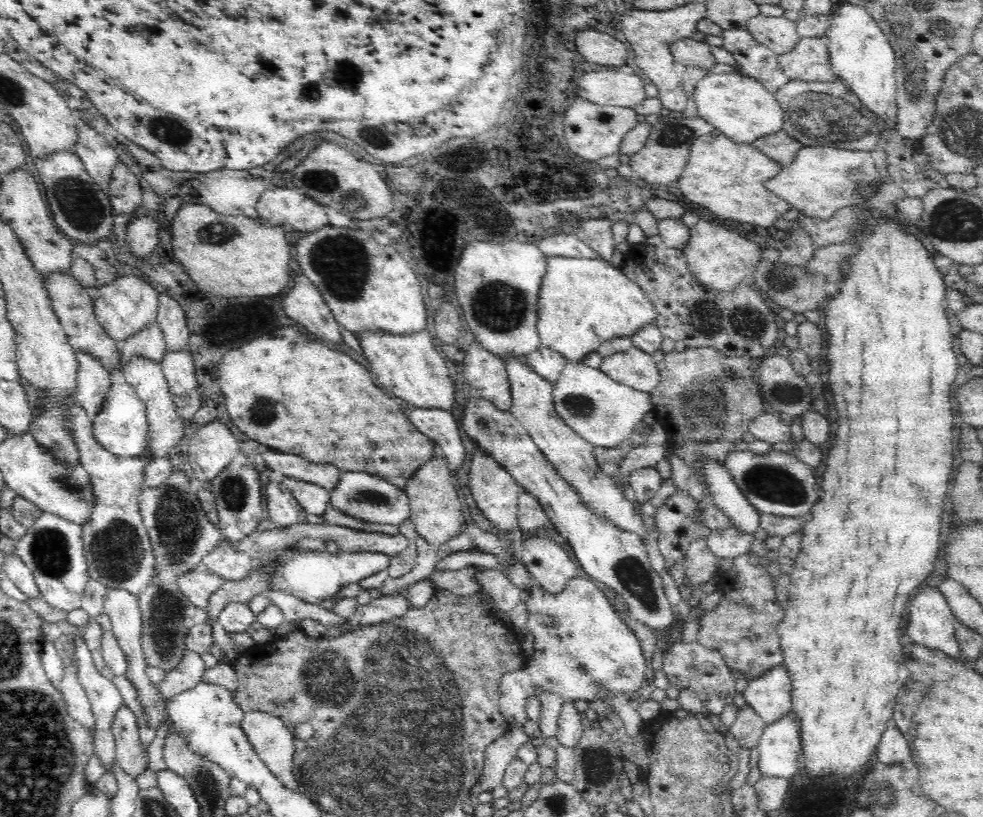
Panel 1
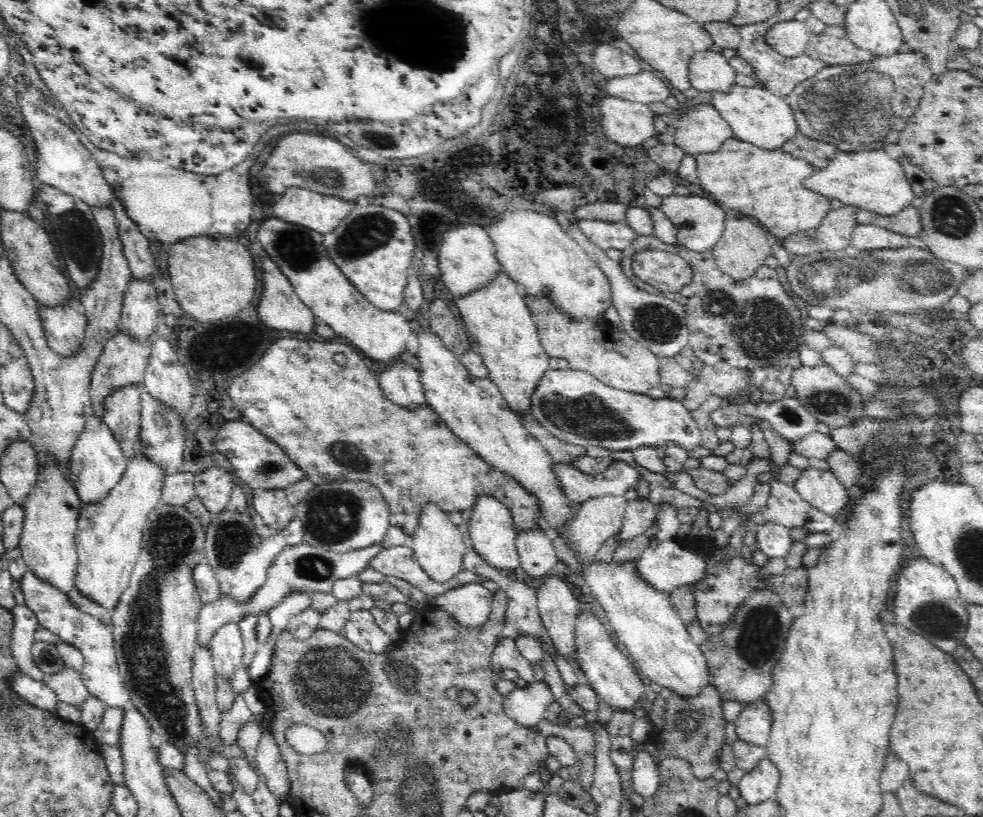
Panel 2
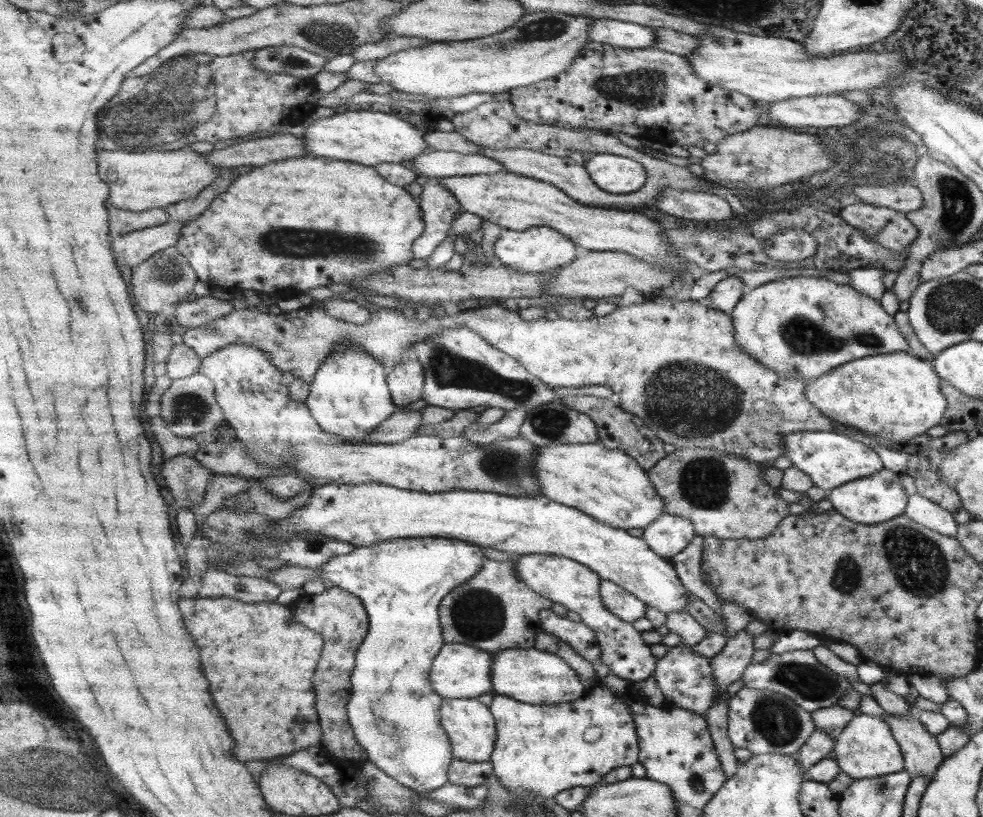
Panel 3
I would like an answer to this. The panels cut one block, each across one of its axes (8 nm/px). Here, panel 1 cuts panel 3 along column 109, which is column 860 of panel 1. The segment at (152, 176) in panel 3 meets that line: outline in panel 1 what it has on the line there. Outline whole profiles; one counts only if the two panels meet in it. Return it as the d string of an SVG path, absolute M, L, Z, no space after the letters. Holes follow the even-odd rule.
M830 146L802 147L790 166L782 168L774 178L766 182L766 188L786 200L792 208L808 218L819 221L829 220L837 210L861 205L855 188L867 186L875 179L882 178L870 151L847 150Z

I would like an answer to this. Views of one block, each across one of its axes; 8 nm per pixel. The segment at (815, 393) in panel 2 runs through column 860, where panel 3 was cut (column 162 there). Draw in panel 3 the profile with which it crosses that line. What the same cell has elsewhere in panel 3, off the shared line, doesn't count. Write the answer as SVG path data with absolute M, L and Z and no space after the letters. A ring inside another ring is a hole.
M200 372L174 380L161 399L160 416L167 422L169 429L178 436L194 437L196 434L217 430L221 423L226 421L226 414L215 398L215 388L215 383Z

